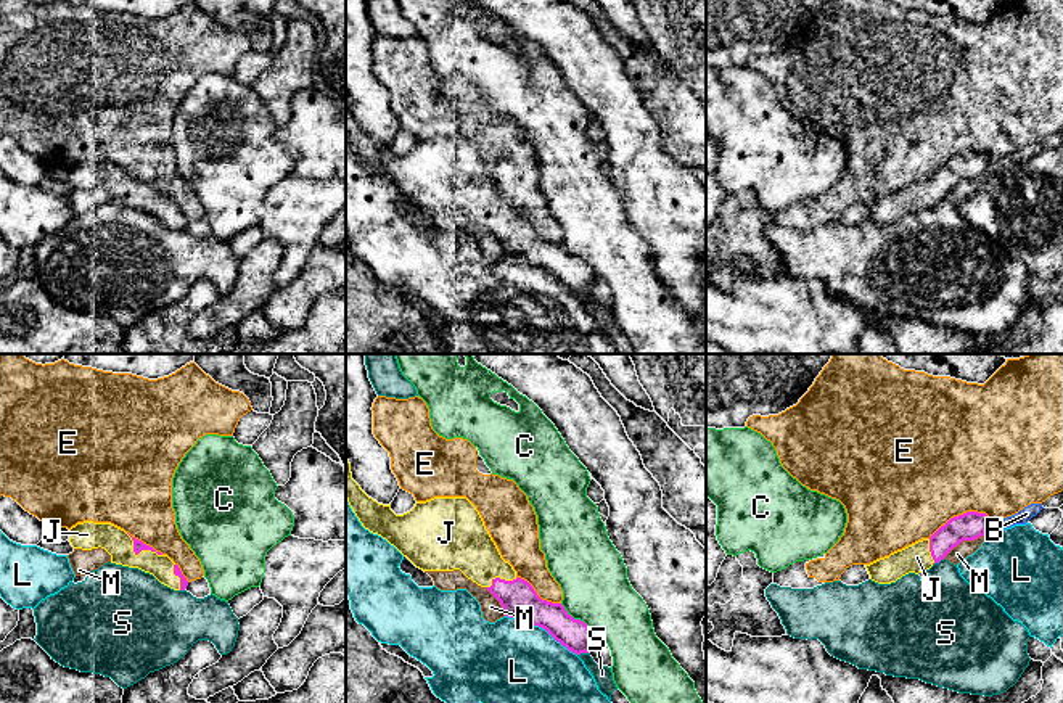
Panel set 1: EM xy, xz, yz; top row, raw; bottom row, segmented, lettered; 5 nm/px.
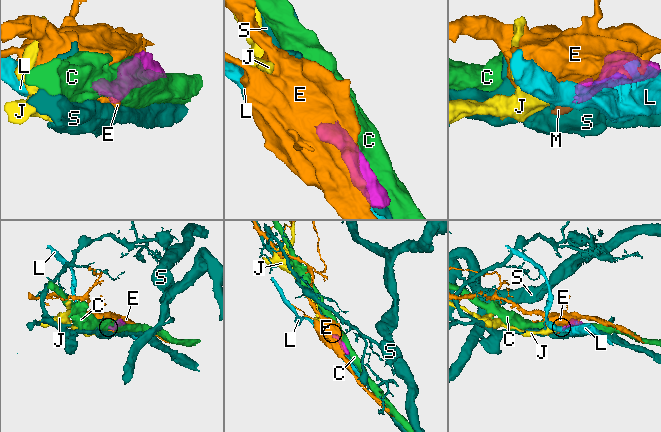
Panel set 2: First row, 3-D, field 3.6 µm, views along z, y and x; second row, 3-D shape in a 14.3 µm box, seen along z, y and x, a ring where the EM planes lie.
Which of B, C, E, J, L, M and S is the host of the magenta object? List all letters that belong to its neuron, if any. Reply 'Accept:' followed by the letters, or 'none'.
Accept: J

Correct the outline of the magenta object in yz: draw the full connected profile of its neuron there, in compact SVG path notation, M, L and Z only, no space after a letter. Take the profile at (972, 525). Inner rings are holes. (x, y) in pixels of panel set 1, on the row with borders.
M967 512L950 518L930 539L918 541L902 550L865 565L870 579L878 584L891 584L909 573L921 573L939 563L963 541L975 541L986 534L989 516Z

